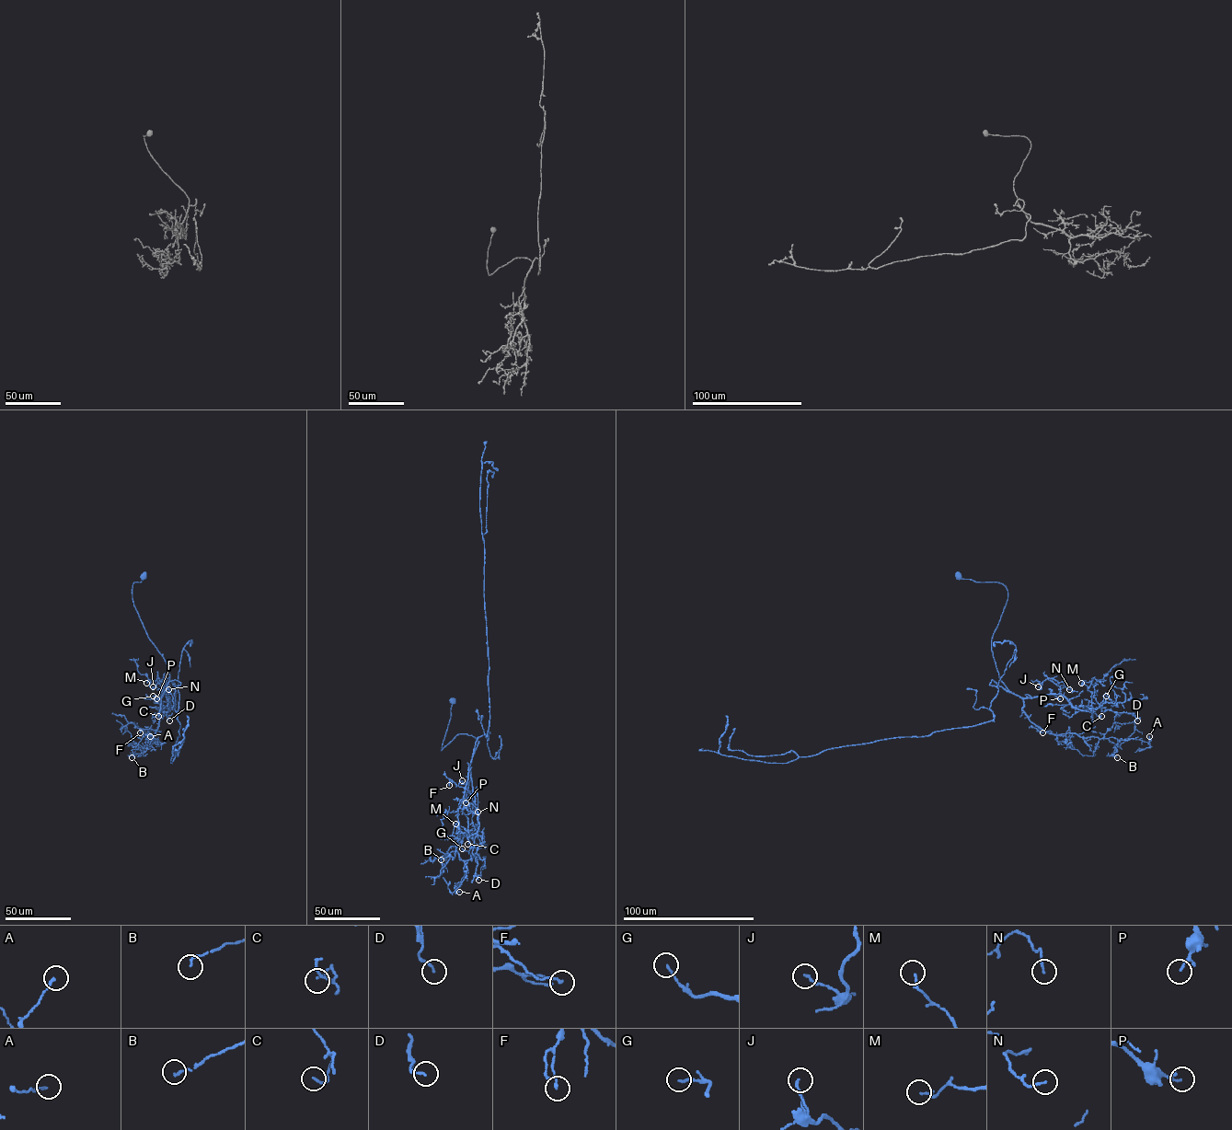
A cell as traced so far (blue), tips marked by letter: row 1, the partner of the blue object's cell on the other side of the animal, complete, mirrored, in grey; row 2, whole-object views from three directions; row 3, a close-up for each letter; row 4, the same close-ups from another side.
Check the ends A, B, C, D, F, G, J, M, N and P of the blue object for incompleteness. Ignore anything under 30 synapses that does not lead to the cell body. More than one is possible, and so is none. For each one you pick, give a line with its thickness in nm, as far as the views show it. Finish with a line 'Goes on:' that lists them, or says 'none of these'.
D: 140 nm
Goes on: D

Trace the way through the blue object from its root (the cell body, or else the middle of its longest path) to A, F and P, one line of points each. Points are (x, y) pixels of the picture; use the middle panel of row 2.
A: (452, 700), (441, 750), (459, 734), (478, 742), (458, 809), (455, 850), (467, 869), (455, 890), (459, 892)
F: (452, 700), (441, 750), (459, 734), (471, 735), (478, 742), (466, 786), (457, 786), (450, 779), (449, 785)
P: (452, 700), (441, 750), (459, 734), (471, 735), (478, 742), (470, 766), (472, 793), (466, 802)

